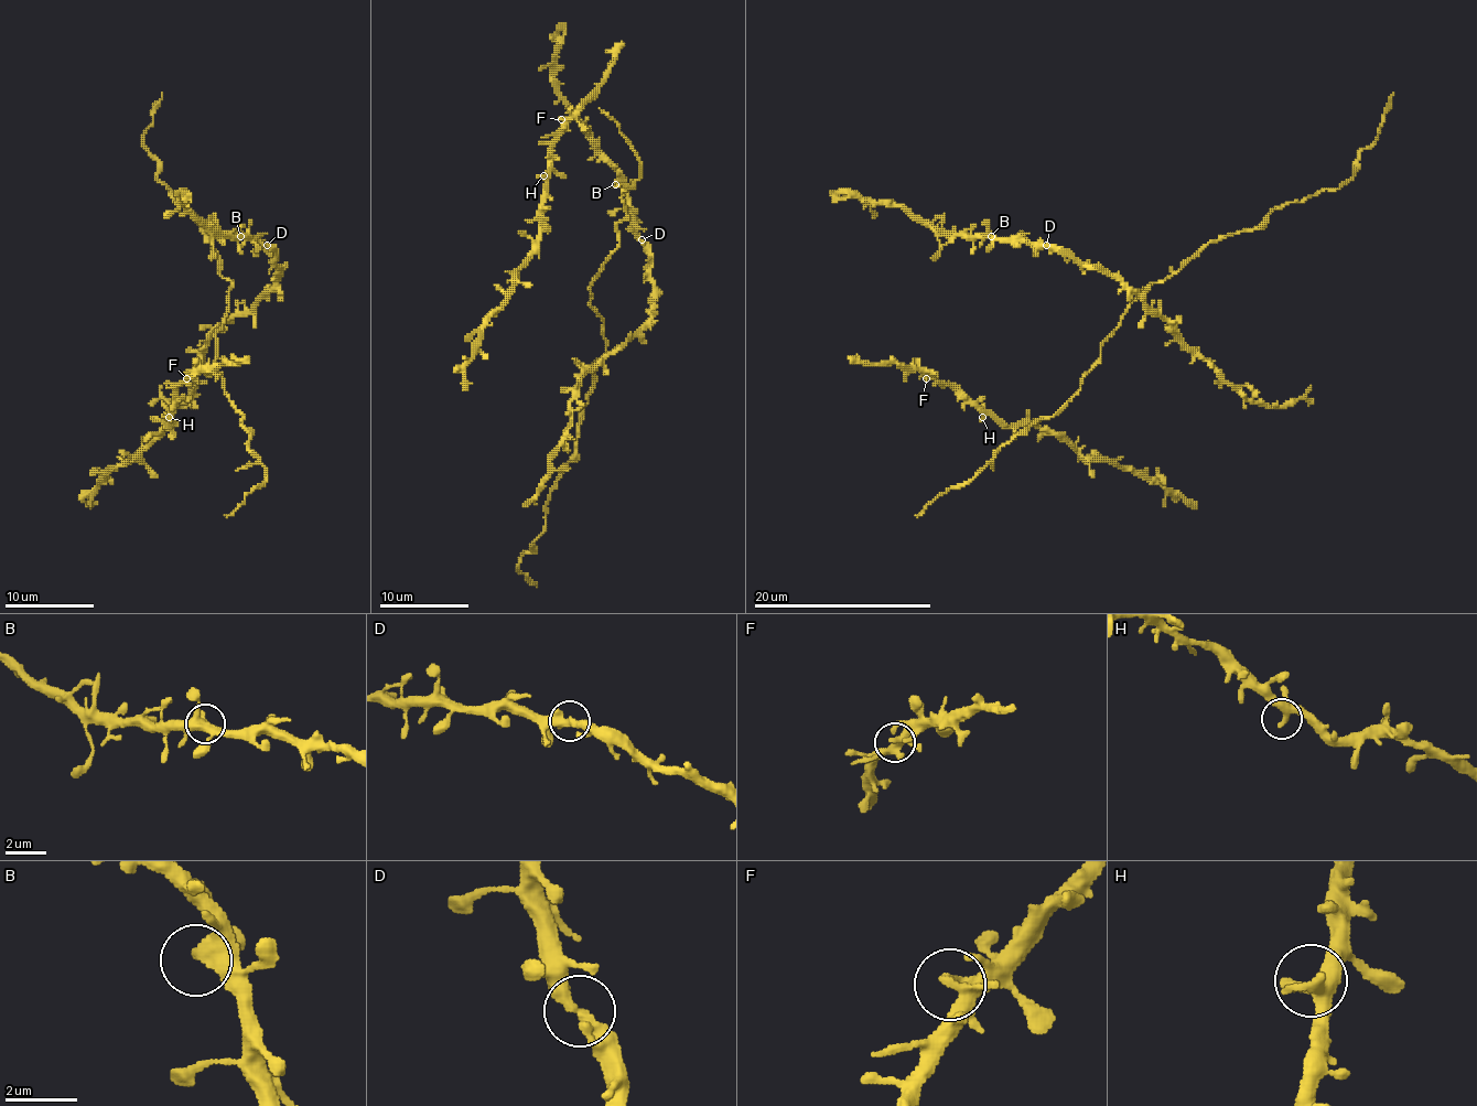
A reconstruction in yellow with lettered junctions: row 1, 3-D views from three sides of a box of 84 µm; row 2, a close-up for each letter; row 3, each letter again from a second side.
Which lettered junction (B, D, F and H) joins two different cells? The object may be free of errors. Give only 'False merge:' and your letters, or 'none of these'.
False merge: none of these

